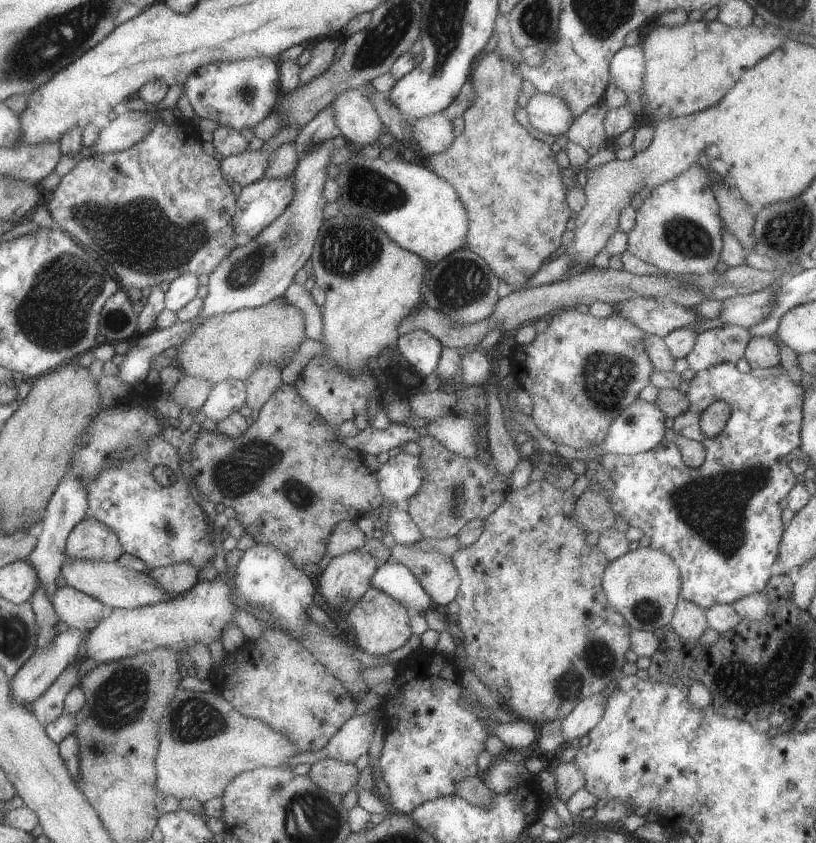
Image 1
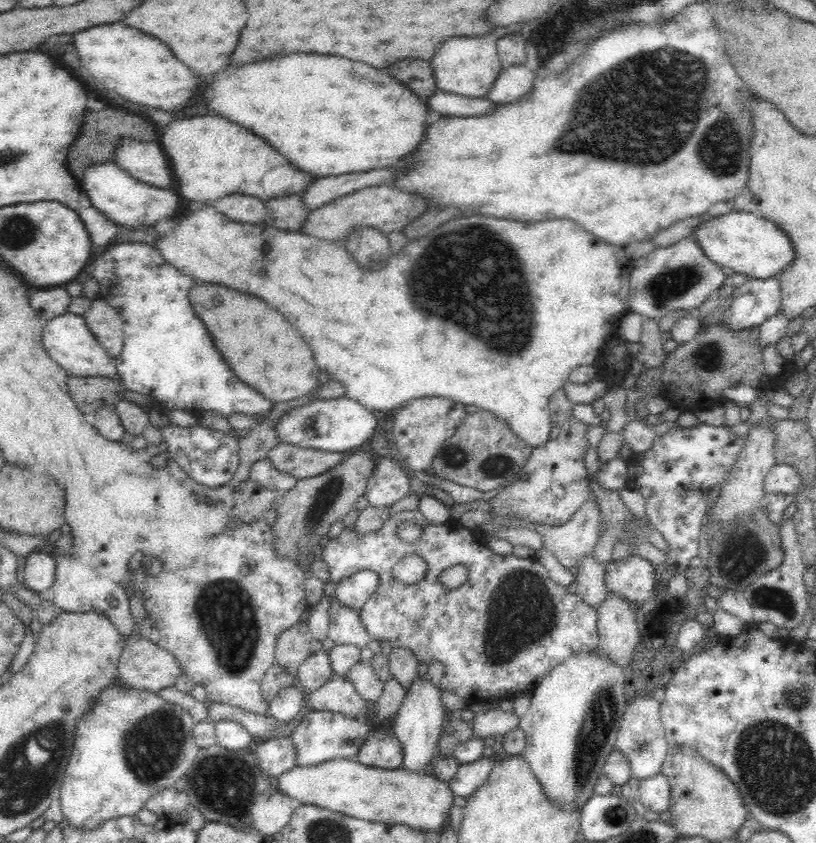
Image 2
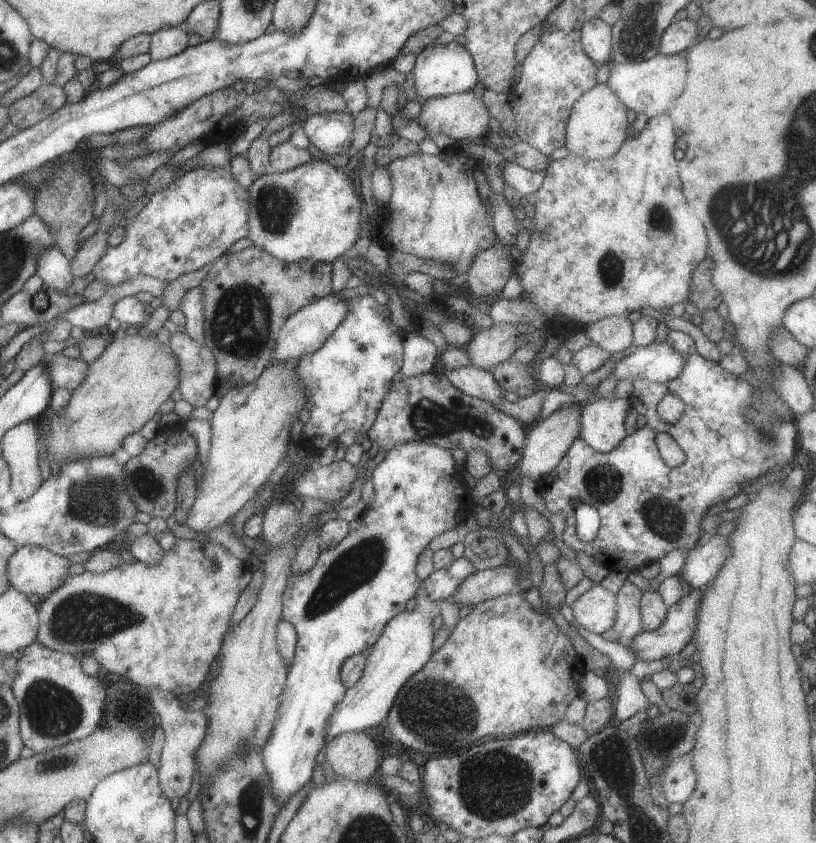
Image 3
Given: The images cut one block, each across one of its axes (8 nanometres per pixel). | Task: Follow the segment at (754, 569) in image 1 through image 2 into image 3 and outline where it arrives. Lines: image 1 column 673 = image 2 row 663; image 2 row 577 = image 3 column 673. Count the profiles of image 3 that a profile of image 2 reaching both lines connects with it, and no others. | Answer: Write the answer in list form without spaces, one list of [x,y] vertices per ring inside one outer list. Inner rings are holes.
[[[670,329],[665,342],[668,342],[676,352],[680,352],[686,360],[682,372],[676,378],[665,383],[652,383],[648,380],[636,379],[633,381],[632,398],[641,402],[641,410],[648,418],[642,428],[638,428],[632,435],[627,436],[610,452],[596,452],[578,437],[570,445],[568,452],[562,457],[560,464],[548,475],[537,481],[537,491],[544,498],[546,508],[552,514],[563,514],[566,518],[564,540],[568,548],[575,552],[586,552],[594,556],[597,561],[606,565],[608,569],[628,568],[630,571],[639,571],[644,566],[659,561],[671,550],[684,549],[685,556],[702,544],[707,538],[702,529],[702,520],[718,508],[718,502],[732,498],[738,494],[746,482],[767,474],[779,471],[794,461],[794,454],[798,450],[796,439],[799,438],[797,424],[793,420],[778,420],[774,416],[774,424],[770,428],[758,428],[754,420],[750,420],[750,404],[756,388],[742,376],[736,376],[723,369],[720,363],[706,360],[700,356],[696,343],[690,334]],[[666,394],[677,394],[686,406],[684,414],[676,424],[668,424],[658,414],[658,404]],[[666,432],[670,434],[684,450],[686,460],[677,467],[669,467],[660,457],[656,447],[656,434]],[[576,502],[586,502],[598,510],[601,521],[598,534],[592,542],[582,542],[576,534],[576,516],[574,506]]]

